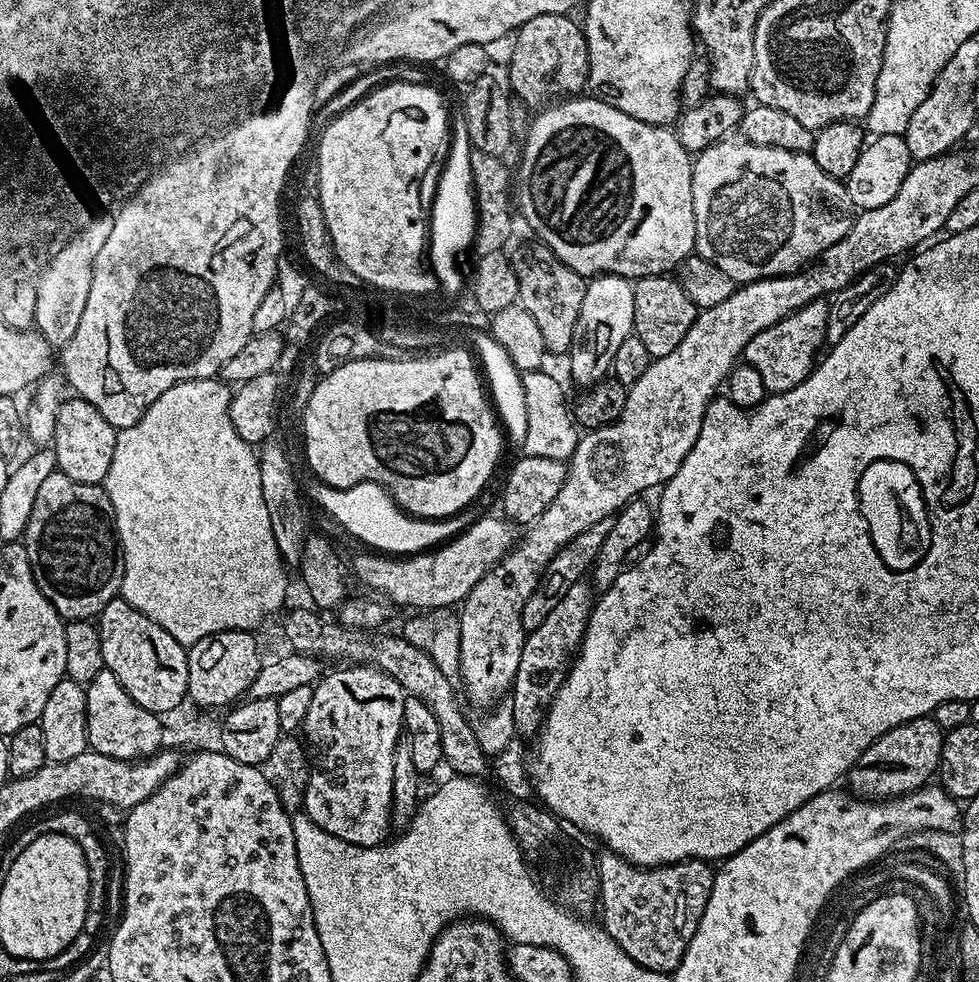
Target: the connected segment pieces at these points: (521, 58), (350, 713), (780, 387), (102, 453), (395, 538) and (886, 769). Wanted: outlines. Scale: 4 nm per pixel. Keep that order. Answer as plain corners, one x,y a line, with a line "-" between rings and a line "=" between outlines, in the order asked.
540,14
522,25
515,33
512,57
508,60
508,80
516,91
516,96
532,110
547,106
561,98
571,98
585,91
588,82
588,47
583,27
572,21
571,15
=
340,666
337,672
332,672
323,677
313,687
312,697
310,698
310,710
304,719
302,729
303,739
310,749
310,775
306,794
304,795
303,811
308,813
311,818
326,834
334,834
334,838
342,838
342,842
350,842
358,846
375,848
383,845
384,840
392,828
392,791
394,790
394,746
400,741
404,730
404,701
406,693
404,687
390,674
386,674
381,668
371,666
=
827,299
815,300
794,310
789,316
782,318
782,322
774,322
774,326
762,330
762,334
754,334
754,338
750,338
744,348
743,359
750,366
754,366
758,374
762,374
762,382
769,393
790,390
812,373
828,338
829,307
=
69,398
58,410
54,434
50,447
57,456
57,469
74,482
103,485
110,470
110,458
114,458
117,428
110,426
102,414
90,402
79,398
=
305,474
299,477
299,487
309,503
312,501
320,506
320,510
335,519
346,534
353,534
375,551
401,556
431,549
424,544
424,528
432,528
432,520
405,512
380,484
359,483
358,486
334,488
311,474
=
931,716
914,718
902,726
894,726
882,738
878,738
858,758
858,762
848,771
846,784
855,795
873,802
891,800
893,796
905,796
918,788
923,788
928,780
937,775
942,754
944,732

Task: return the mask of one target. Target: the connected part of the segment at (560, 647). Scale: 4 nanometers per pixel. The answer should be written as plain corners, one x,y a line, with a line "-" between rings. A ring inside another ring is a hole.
581,582
570,586
570,590
562,594
558,606
554,606
554,610
550,610
550,615
542,621
542,626
525,635
522,658
518,662
518,670
514,674
510,689
515,731
520,736
535,737
544,724
544,717
548,715
552,699
564,684
572,661
584,641
584,631
588,625
588,616
592,613
593,603
594,588
591,583

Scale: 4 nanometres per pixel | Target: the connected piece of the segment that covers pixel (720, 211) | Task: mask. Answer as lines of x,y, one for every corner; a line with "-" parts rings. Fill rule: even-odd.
747,138
720,139
716,144
699,153
692,165
692,197
694,198
694,218
696,219
696,252
702,258
714,262
718,270
726,270
737,285
749,284
752,280
763,280
765,276
782,276
797,271
812,263
834,242
838,242
850,230
854,219
854,207
848,193
847,183
843,179
826,174
822,166
807,152
791,152
774,146
753,144

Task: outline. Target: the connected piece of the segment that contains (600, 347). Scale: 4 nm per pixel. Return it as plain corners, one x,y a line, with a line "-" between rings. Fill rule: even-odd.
601,274
593,276
585,283
584,297
582,298
582,310
578,310
578,322
574,322
574,334
572,346
567,353
568,368
572,371
572,380
581,384
581,389
587,390
594,384
599,384
611,373
614,354
622,342
626,342
628,336
634,332
634,290
633,281
627,276
614,276

